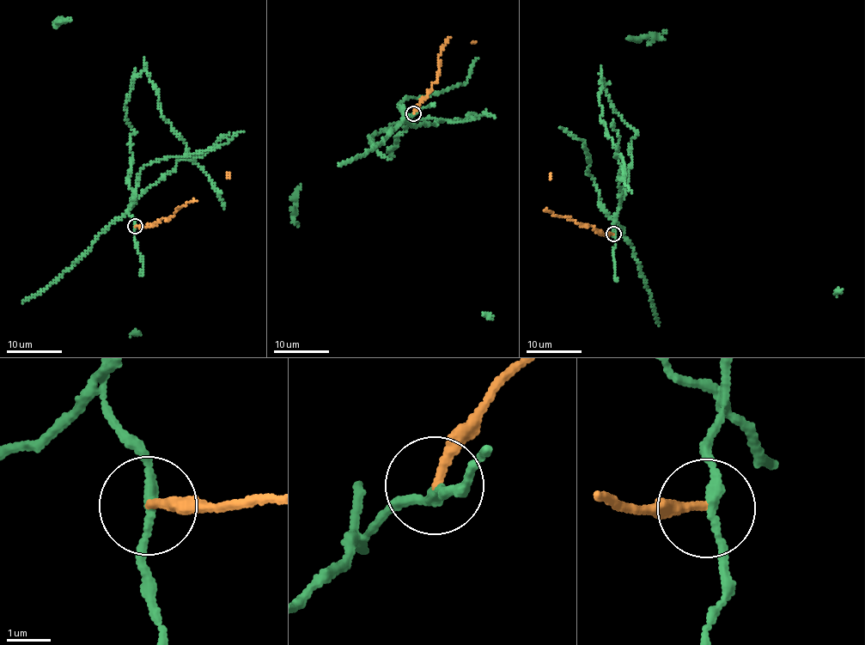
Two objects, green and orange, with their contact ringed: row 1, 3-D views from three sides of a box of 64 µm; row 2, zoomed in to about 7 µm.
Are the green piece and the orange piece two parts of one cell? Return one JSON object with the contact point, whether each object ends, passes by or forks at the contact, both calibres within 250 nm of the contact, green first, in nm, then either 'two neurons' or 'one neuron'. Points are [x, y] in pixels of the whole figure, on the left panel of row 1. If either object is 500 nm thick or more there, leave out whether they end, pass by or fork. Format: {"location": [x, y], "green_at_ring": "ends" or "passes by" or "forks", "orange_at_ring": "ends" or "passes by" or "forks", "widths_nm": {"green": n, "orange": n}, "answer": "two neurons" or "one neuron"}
{"location": [135, 226], "green_at_ring": "passes by", "orange_at_ring": "ends", "widths_nm": {"green": 200, "orange": 200}, "answer": "two neurons"}

